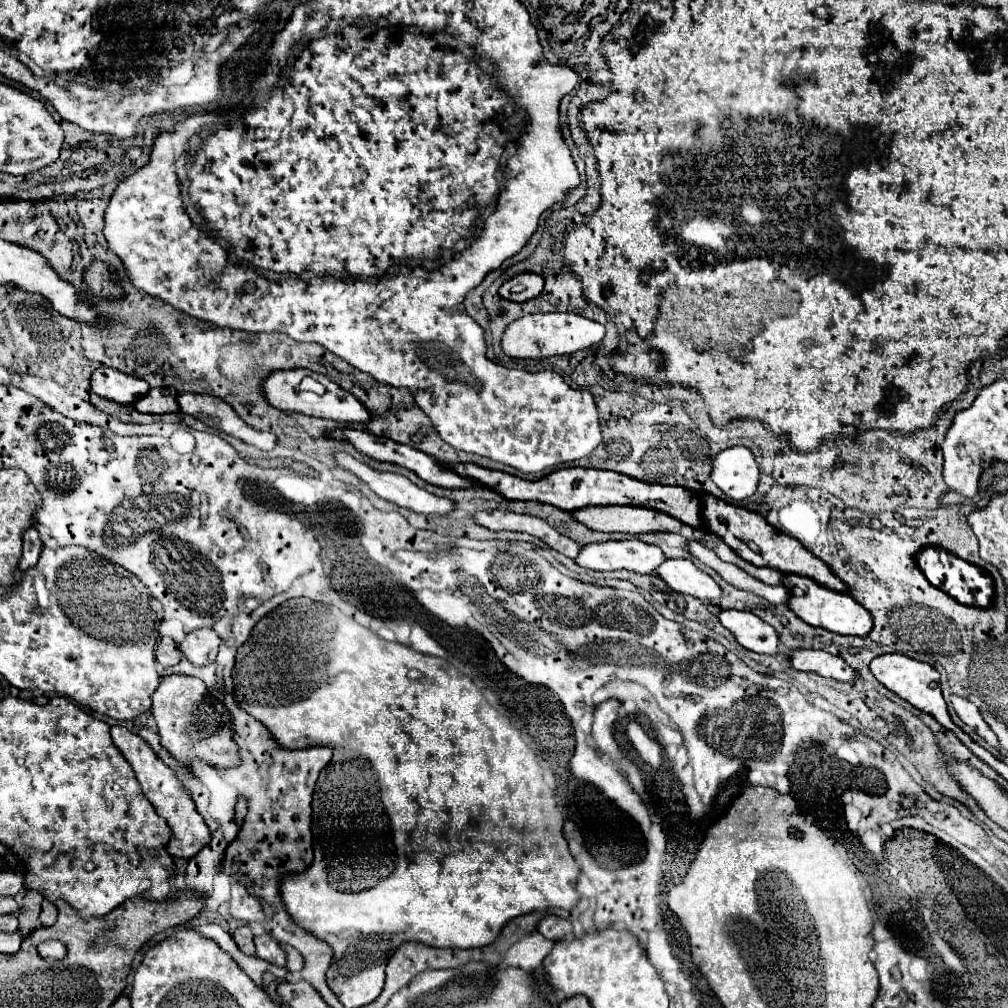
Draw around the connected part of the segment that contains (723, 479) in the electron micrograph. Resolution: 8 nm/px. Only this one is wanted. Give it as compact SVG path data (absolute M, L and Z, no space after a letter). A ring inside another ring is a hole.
M747 447L719 451L711 461L711 481L731 499L745 499L755 493L759 469Z

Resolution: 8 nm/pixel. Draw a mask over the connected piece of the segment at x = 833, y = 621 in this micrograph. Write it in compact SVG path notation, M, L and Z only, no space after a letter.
M783 575L781 585L783 587L791 585L791 587L803 589L803 597L787 599L787 607L797 617L801 617L805 623L809 623L813 627L823 627L823 629L839 633L839 635L859 635L859 637L865 637L871 631L871 625L873 625L871 615L857 601L853 601L847 593L837 593L833 589L827 589L827 587L819 585L811 577L801 577L801 575Z

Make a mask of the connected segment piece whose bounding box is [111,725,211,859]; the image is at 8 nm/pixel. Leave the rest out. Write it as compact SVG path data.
M117 725L117 727L111 727L111 737L113 737L115 747L123 753L123 757L133 767L133 771L137 775L137 781L139 781L145 797L153 805L155 813L159 817L163 817L167 821L167 825L171 827L171 839L165 845L167 853L171 853L171 857L191 859L211 839L207 825L203 825L203 817L199 817L199 813L195 813L195 805L191 801L191 795L183 789L183 785L179 783L179 779L175 777L175 773L169 767L163 765L163 761L149 749L149 745L139 735L135 735L129 729Z

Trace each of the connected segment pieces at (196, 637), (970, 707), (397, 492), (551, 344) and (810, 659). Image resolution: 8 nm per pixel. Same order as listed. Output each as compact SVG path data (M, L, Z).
M195 629L187 633L185 641L179 645L183 655L193 661L195 665L207 665L215 661L219 649L219 635L213 629Z
M951 695L949 699L951 699L951 703L953 703L955 713L959 715L959 719L961 719L967 727L969 727L969 723L971 723L971 719L975 719L973 725L985 725L985 721L981 721L983 717L981 717L979 709L977 709L969 699L963 699L963 697L957 697L957 695Z
M335 453L333 457L343 469L355 473L361 481L365 481L379 497L383 497L399 507L411 509L415 513L439 513L439 515L455 509L455 503L451 499L431 495L425 489L419 489L415 483L411 483L403 475L379 473L379 471L371 469L369 465L355 461L347 453Z
M535 313L513 321L501 339L505 355L517 359L547 359L557 355L573 355L577 351L595 347L605 337L605 327L597 321L585 319L575 313Z
M793 649L789 657L791 657L791 667L797 671L811 671L821 677L839 679L839 681L851 681L857 677L857 673L841 657L835 657L827 651Z

